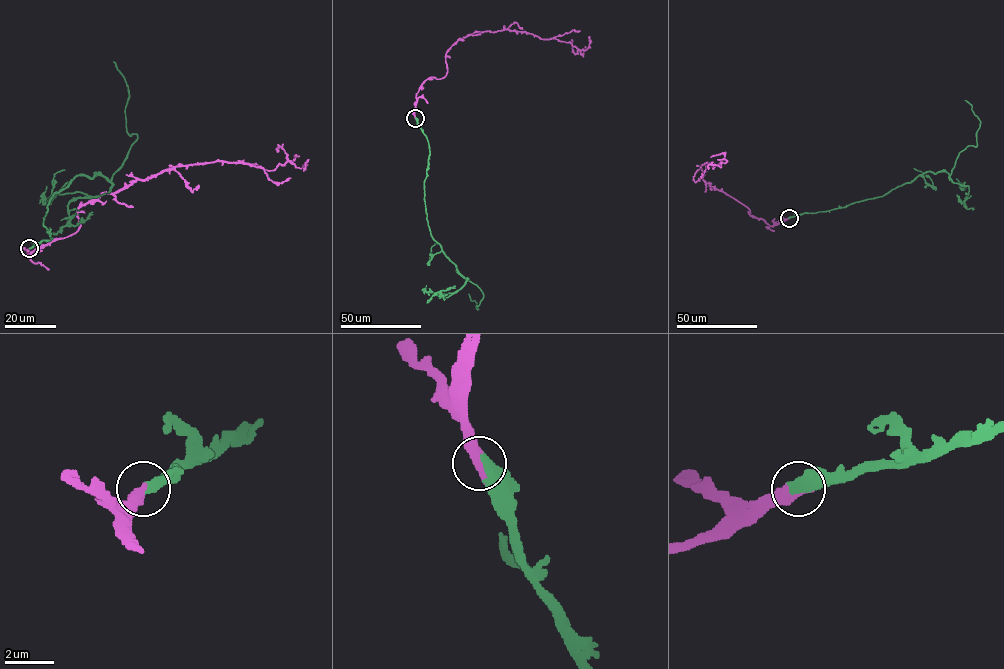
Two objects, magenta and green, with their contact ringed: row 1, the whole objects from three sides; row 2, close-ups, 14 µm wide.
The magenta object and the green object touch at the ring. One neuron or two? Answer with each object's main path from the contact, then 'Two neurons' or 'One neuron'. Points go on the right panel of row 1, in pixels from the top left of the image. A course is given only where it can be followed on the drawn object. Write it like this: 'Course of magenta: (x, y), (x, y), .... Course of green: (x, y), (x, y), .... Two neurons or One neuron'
Course of magenta: (789, 217), (772, 226), (753, 217), (747, 207), (703, 179), (703, 164), (713, 168), (720, 163), (708, 169). Course of green: (789, 217), (884, 196), (927, 171), (950, 175), (958, 154), (968, 146), (977, 146), (980, 120), (965, 100). One neuron

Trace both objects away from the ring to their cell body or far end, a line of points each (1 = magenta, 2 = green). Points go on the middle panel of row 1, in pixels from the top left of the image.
1: (415, 118), (419, 88), (430, 77), (445, 76), (445, 54), (459, 38), (508, 30), (583, 50), (588, 37)
2: (415, 118), (430, 148), (424, 183), (430, 233), (460, 274), (482, 292), (475, 306), (478, 309), (469, 294)

